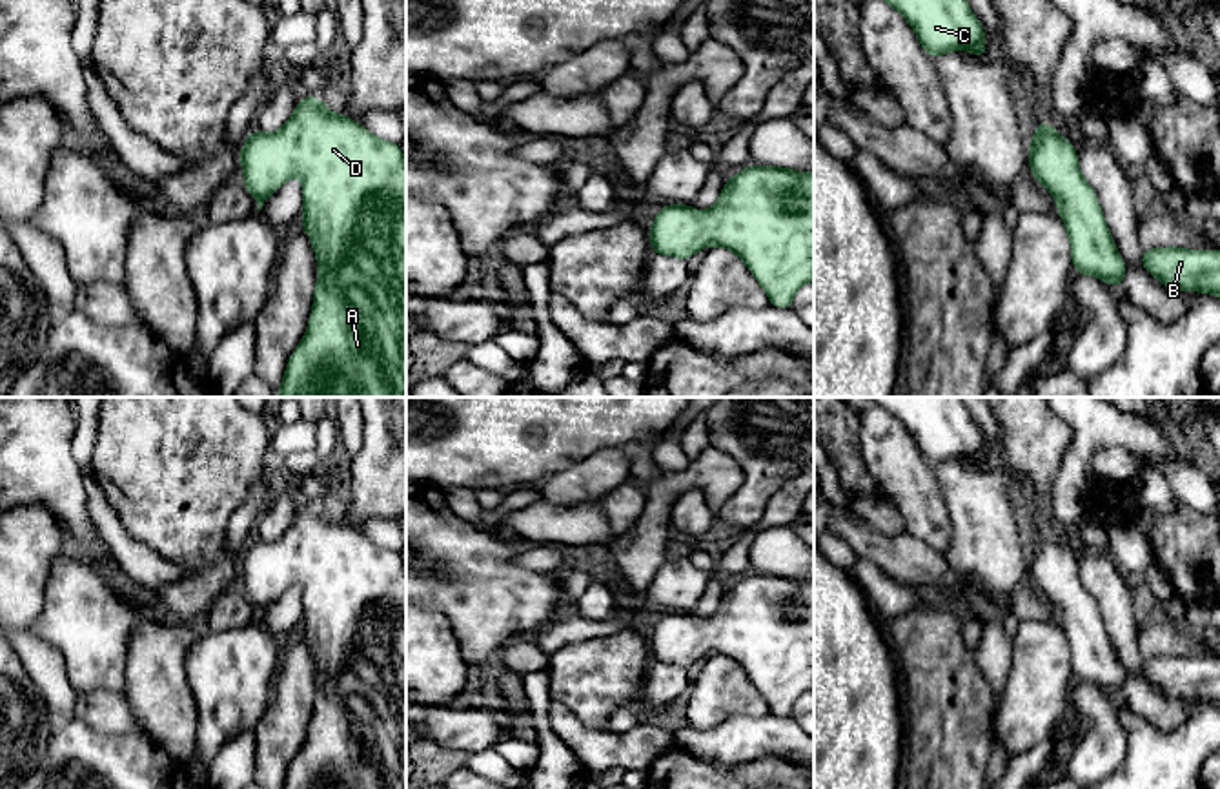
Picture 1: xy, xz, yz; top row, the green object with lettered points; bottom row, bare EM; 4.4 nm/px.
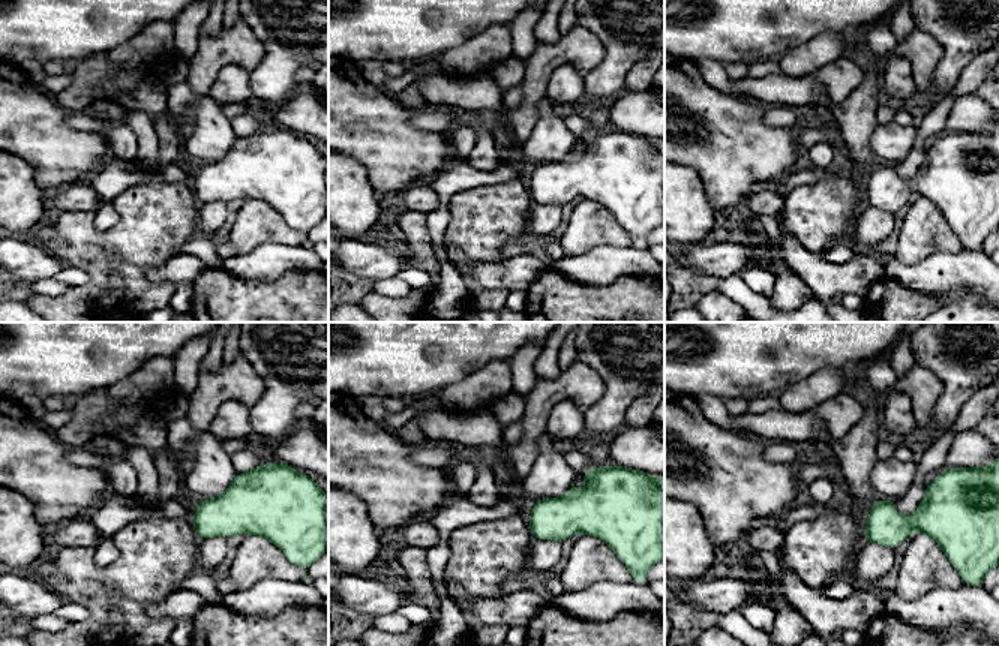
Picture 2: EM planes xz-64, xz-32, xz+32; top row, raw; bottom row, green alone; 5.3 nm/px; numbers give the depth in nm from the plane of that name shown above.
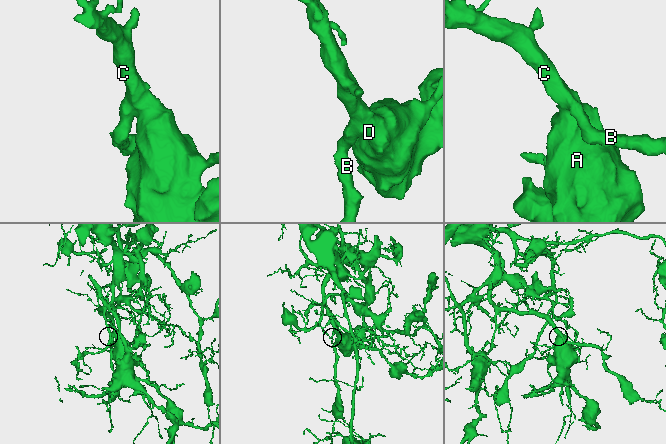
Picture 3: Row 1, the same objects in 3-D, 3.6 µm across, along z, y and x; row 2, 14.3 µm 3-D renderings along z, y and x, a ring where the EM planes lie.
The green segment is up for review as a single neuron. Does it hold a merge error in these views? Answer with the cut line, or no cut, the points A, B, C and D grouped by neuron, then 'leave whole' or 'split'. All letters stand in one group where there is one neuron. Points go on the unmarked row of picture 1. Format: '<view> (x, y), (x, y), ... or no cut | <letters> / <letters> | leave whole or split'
no cut | A B C D | leave whole

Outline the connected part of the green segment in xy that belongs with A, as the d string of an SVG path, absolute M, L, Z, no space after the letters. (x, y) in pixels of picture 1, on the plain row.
M304 503L279 539L262 541L253 538L242 552L239 569L244 581L244 596L257 609L259 620L290 585L302 587L304 614L300 625L302 638L310 643L317 663L317 694L306 742L291 760L282 789L406 789L406 567L401 554L375 545L342 521L330 521L324 507Z

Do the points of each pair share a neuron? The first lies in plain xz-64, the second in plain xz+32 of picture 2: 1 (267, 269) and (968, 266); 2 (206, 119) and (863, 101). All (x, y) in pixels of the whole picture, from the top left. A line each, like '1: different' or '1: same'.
1: same
2: different

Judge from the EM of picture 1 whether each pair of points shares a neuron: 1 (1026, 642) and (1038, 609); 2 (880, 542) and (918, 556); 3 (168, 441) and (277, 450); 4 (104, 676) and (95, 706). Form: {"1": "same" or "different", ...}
{"1": "different", "2": "same", "3": "different", "4": "different"}

